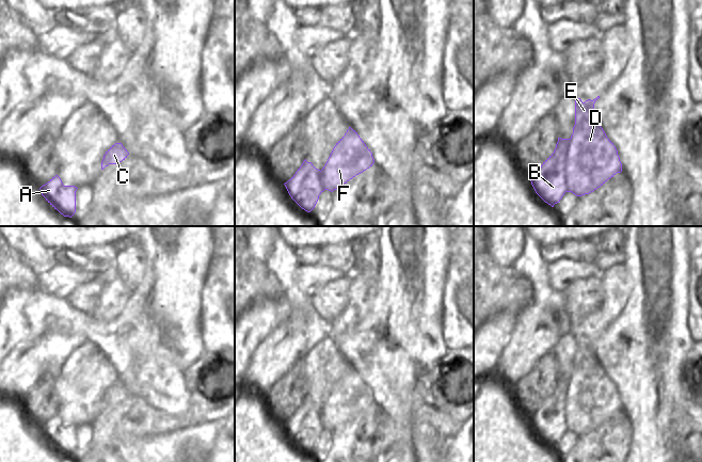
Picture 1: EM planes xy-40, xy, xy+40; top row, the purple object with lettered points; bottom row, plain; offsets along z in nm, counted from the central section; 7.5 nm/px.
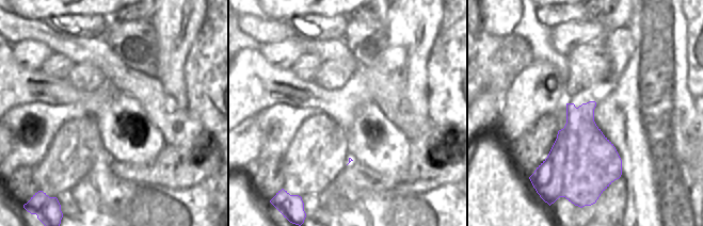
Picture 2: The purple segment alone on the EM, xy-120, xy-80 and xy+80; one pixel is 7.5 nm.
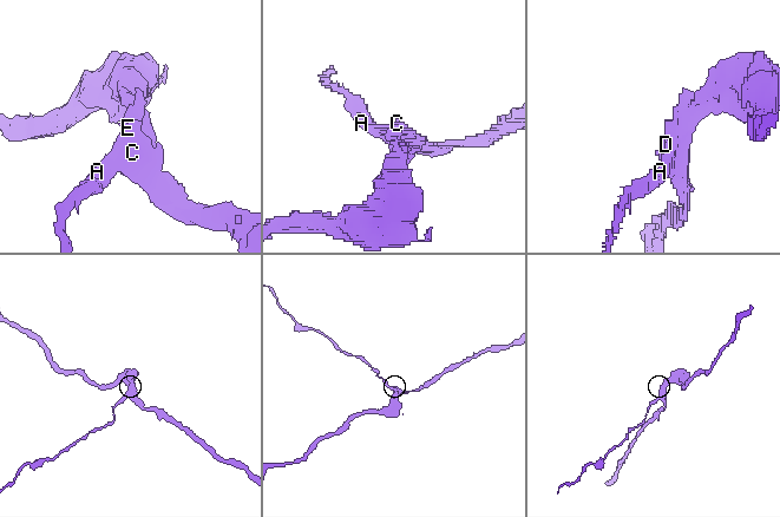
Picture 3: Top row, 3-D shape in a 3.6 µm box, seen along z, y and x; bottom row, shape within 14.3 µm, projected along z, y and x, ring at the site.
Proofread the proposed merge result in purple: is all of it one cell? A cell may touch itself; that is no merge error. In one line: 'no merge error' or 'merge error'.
merge error

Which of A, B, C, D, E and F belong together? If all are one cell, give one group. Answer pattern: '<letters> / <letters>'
A B / C D E F

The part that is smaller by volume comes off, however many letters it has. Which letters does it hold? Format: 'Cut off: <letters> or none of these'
Cut off: A, B

